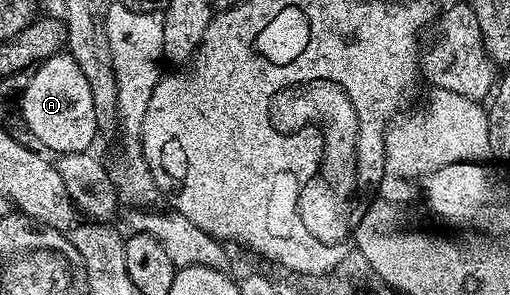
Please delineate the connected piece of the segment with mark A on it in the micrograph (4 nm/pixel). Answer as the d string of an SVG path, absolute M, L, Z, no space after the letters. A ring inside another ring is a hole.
M66 51L46 59L46 63L42 63L38 71L34 71L34 79L30 79L24 92L19 94L18 113L24 125L49 154L87 153L93 148L92 140L97 140L98 137L94 99L90 95L86 75L82 75L78 63L74 63L74 59Z

